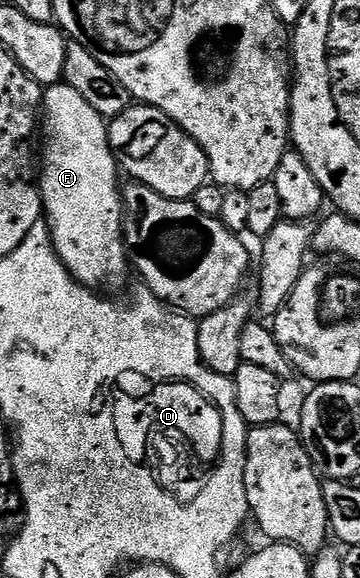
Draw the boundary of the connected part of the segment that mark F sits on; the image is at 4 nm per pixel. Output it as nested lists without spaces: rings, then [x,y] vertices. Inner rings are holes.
[[[59,82],[49,85],[42,93],[42,107],[40,109],[40,132],[46,135],[46,141],[40,144],[40,187],[42,189],[42,210],[44,213],[44,222],[50,228],[50,241],[56,250],[56,254],[60,258],[60,262],[72,274],[72,278],[85,288],[95,290],[106,290],[102,288],[110,288],[113,284],[118,284],[125,274],[126,268],[128,272],[128,253],[126,250],[126,241],[122,238],[122,193],[120,191],[120,183],[118,184],[118,176],[120,177],[120,169],[118,162],[114,158],[114,152],[110,149],[110,134],[108,131],[107,117],[101,116],[96,110],[92,110],[92,106],[88,106],[88,101],[77,90],[72,90],[72,86],[65,82]]]

